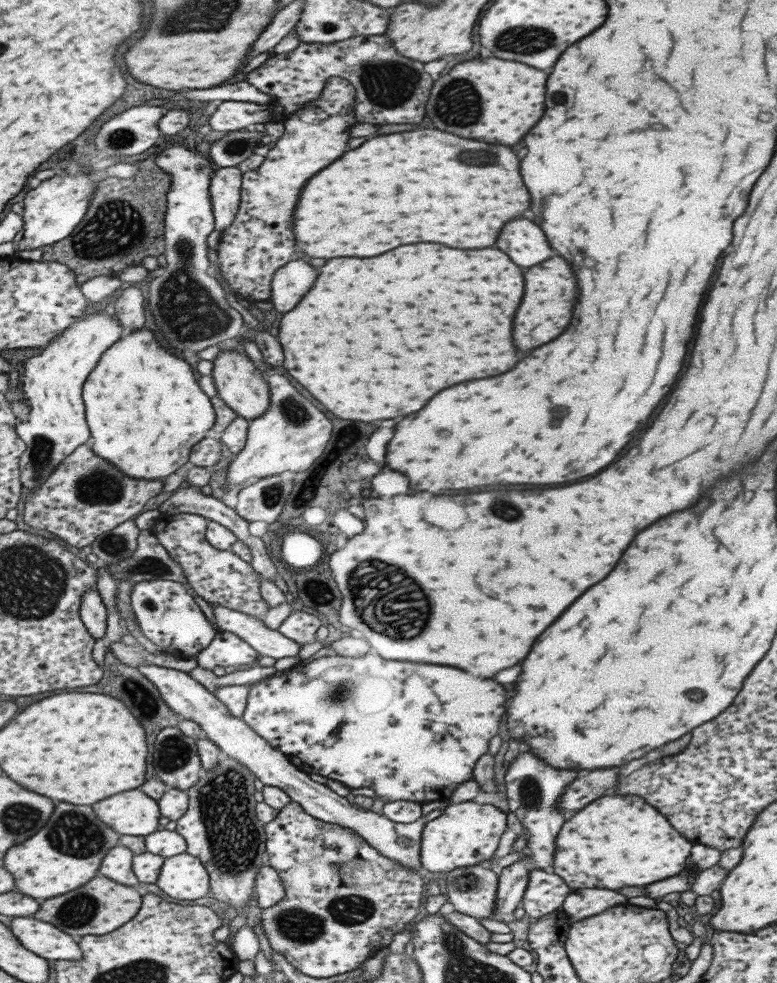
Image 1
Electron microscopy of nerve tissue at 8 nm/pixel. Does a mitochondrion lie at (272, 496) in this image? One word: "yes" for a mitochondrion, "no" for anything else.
yes

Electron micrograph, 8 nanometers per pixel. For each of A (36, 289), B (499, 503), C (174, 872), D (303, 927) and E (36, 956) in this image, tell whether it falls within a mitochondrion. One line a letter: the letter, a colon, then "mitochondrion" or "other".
A: other
B: mitochondrion
C: other
D: mitochondrion
E: other

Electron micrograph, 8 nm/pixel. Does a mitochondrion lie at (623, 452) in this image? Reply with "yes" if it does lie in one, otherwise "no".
no

